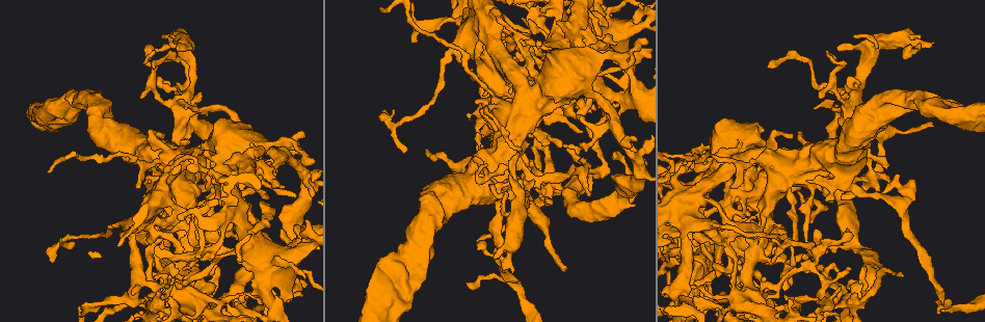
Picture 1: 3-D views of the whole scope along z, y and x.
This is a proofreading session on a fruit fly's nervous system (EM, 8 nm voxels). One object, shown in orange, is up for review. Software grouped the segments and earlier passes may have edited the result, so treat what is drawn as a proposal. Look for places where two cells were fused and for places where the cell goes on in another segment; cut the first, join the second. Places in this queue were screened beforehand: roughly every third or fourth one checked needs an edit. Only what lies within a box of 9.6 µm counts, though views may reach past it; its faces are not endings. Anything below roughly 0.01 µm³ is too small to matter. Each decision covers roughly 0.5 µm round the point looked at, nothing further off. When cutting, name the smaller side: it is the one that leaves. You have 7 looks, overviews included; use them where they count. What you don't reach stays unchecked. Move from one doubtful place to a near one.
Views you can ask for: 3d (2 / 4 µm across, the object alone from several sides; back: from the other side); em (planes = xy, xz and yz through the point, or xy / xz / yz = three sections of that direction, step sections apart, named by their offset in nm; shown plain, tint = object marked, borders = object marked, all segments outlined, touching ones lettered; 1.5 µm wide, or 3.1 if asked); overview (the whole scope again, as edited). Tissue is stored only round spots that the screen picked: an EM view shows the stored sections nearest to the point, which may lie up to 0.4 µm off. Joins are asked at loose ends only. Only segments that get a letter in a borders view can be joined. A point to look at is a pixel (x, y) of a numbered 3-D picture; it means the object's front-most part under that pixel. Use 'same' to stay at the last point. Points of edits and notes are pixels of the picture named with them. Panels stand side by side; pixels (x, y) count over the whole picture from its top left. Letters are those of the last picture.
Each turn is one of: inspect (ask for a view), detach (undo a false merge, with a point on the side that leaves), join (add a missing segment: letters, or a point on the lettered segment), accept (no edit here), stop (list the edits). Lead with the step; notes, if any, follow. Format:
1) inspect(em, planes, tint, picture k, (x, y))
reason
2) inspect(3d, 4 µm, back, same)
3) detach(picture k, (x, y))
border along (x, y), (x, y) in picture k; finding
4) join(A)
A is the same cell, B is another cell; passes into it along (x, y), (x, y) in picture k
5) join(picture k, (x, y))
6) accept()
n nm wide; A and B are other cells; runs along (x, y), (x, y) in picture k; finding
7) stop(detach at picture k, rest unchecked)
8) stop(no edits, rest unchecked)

inspect(3d, 2 µm, picture 1, (193, 245))
tapers out

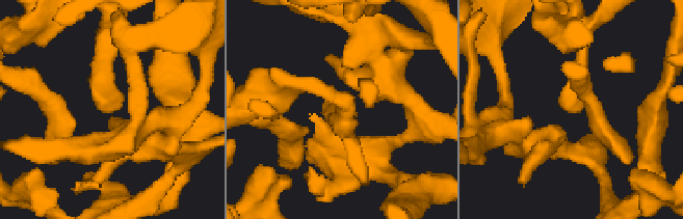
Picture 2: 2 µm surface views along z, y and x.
inspect(em, planes, borders, picture 2, (570, 111))

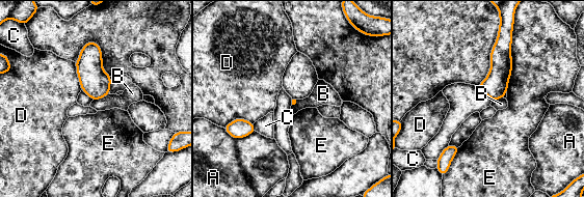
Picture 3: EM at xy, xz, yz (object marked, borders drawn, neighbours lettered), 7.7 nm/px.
accept()
E touches over 500 nm; A, B, C, D and E are other cells; no lettered segment goes on from it

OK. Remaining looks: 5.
inspect(em, yz, step 8, borders, picture 1, (506, 115))
sharp bend

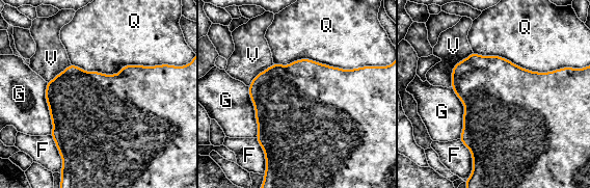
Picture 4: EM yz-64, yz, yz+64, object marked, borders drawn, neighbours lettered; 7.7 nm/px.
accept()
850 nm wide; F, G, Q and V are other cells; border along (71, 63), (105, 74), (151, 66) in picture 4; all the same cell

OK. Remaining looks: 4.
inspect(3d, 2 µm, back, picture 1, (713, 223))
sudden change in width

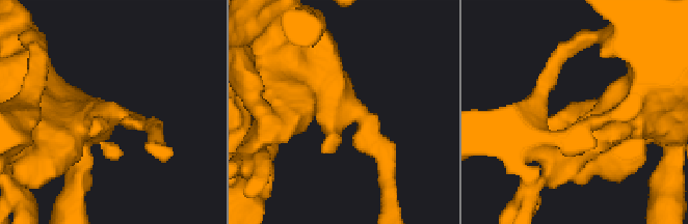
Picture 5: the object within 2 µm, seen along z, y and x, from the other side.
inspect(em, xy, step 8, tint, picture 5, (118, 117))

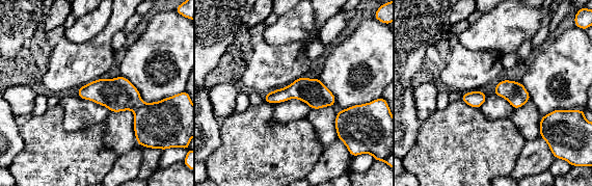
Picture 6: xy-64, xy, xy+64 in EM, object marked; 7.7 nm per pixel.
inspect(em, planes, borders, same)
cut it another way

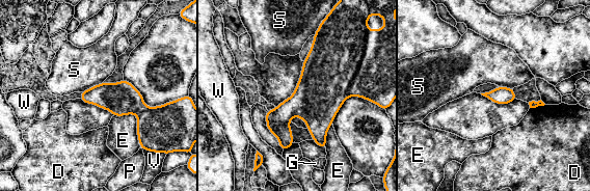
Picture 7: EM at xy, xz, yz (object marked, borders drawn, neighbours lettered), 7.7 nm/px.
accept()
140 nm wide; D, E, G, P, S, V and W are other cells; border along (103, 81), (81, 91) in picture 7; all the same cell

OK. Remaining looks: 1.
stop(no edits, rest unchecked)

